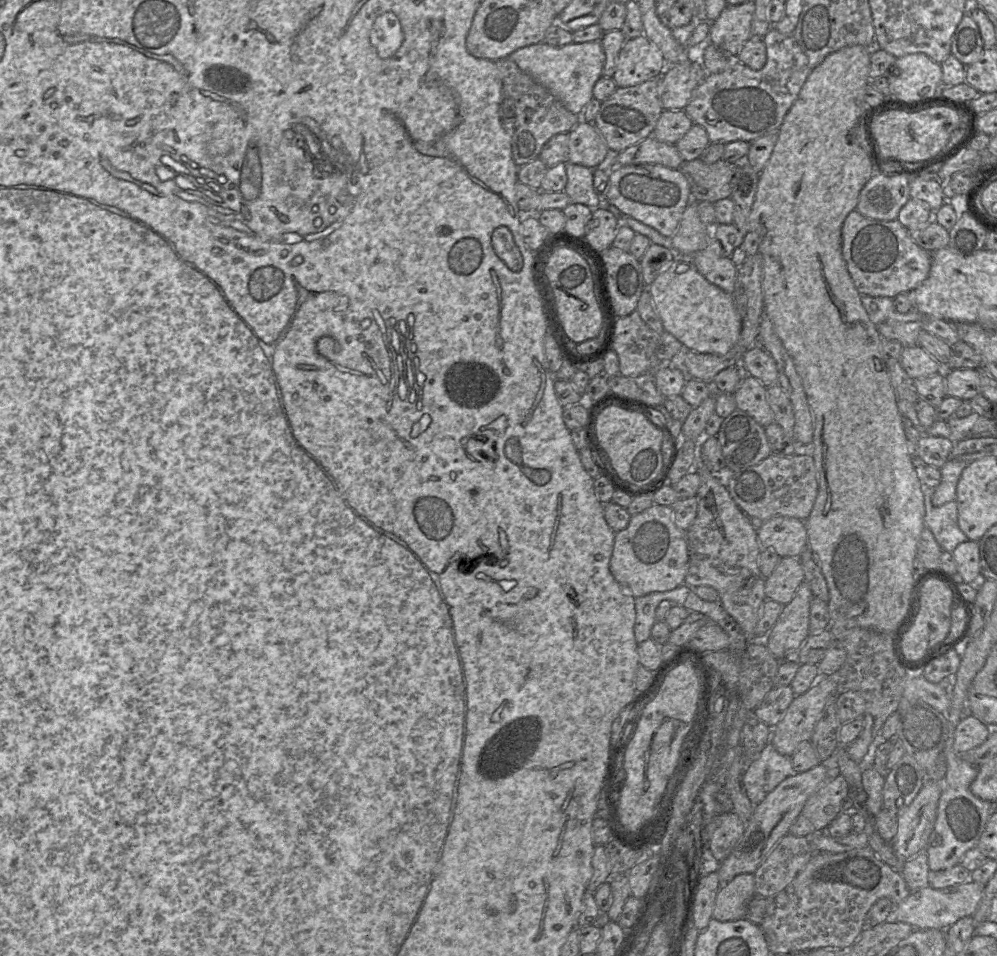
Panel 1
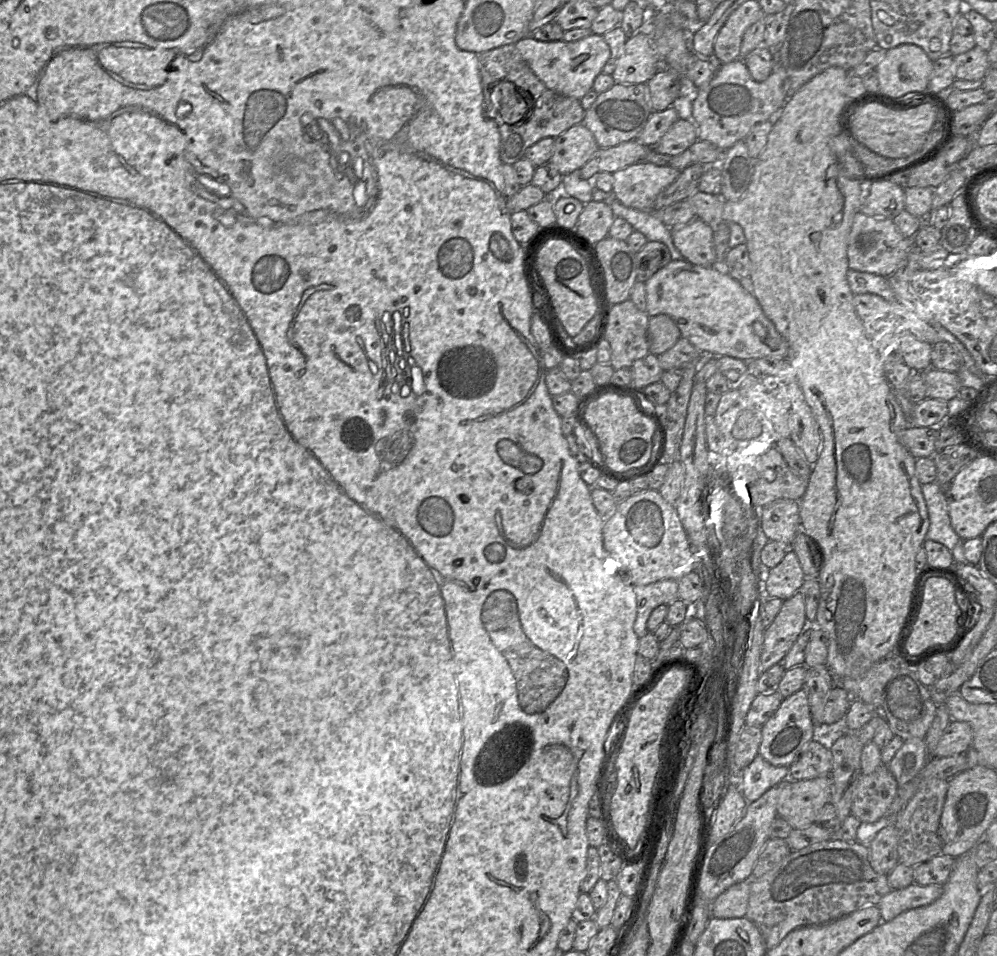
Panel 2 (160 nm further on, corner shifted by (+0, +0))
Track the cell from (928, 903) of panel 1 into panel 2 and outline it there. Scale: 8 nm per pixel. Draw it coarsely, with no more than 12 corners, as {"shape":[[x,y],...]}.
{"shape":[[912,883],[878,903],[882,921],[928,905],[943,885]]}

